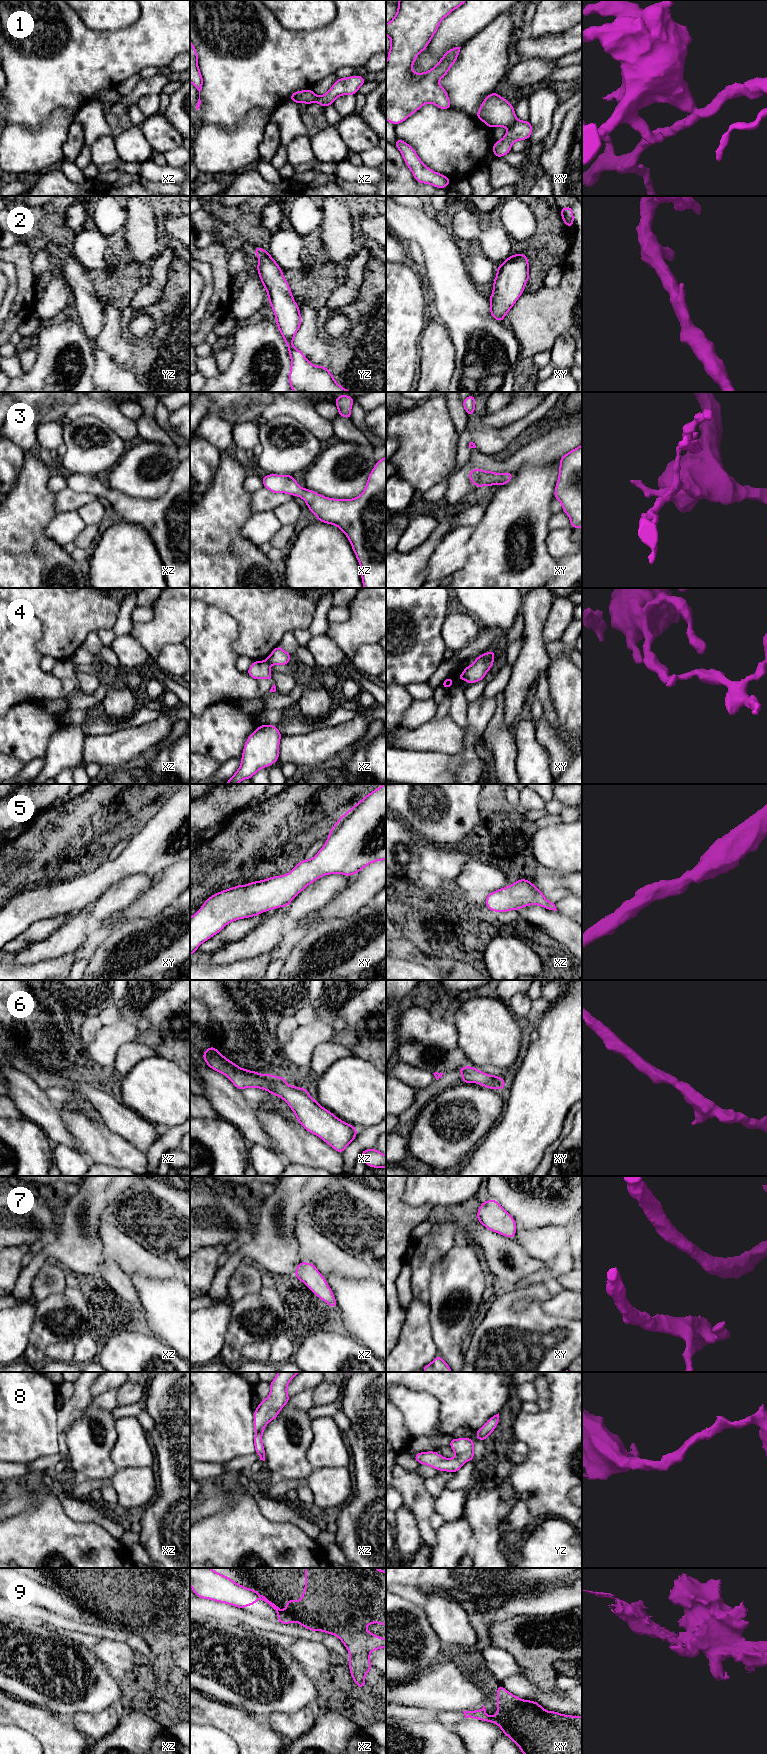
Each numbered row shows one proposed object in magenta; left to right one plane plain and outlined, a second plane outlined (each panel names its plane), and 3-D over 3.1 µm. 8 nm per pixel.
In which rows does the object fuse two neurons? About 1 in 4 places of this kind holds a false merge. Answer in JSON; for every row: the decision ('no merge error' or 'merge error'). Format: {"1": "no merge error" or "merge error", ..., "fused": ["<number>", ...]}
{"1": "merge error", "2": "no merge error", "3": "no merge error", "4": "merge error", "5": "no merge error", "6": "no merge error", "7": "no merge error", "8": "no merge error", "9": "merge error", "fused": ["1", "4", "9"]}

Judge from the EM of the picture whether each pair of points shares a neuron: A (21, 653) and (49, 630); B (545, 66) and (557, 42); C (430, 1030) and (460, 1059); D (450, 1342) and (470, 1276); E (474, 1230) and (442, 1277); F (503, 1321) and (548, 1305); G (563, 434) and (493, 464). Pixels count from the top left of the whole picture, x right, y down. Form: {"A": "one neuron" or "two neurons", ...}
{"A": "two neurons", "B": "two neurons", "C": "one neuron", "D": "one neuron", "E": "two neurons", "F": "two neurons", "G": "one neuron"}

